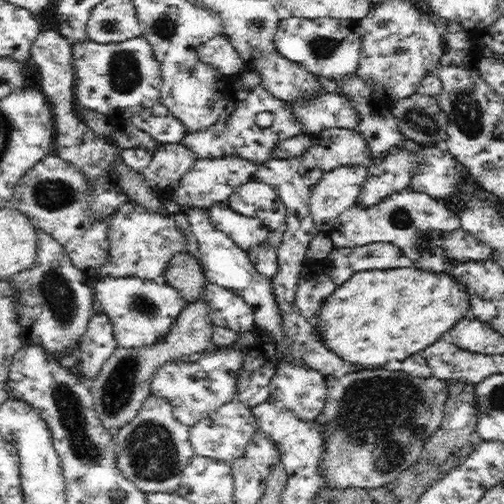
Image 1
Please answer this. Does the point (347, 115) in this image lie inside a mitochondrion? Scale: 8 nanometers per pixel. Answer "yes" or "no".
no

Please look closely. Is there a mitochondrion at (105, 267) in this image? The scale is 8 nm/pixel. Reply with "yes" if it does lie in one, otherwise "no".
no

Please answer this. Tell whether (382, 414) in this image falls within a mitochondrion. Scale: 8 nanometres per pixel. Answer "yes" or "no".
yes

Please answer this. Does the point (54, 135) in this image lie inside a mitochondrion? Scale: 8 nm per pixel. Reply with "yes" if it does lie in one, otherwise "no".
no

